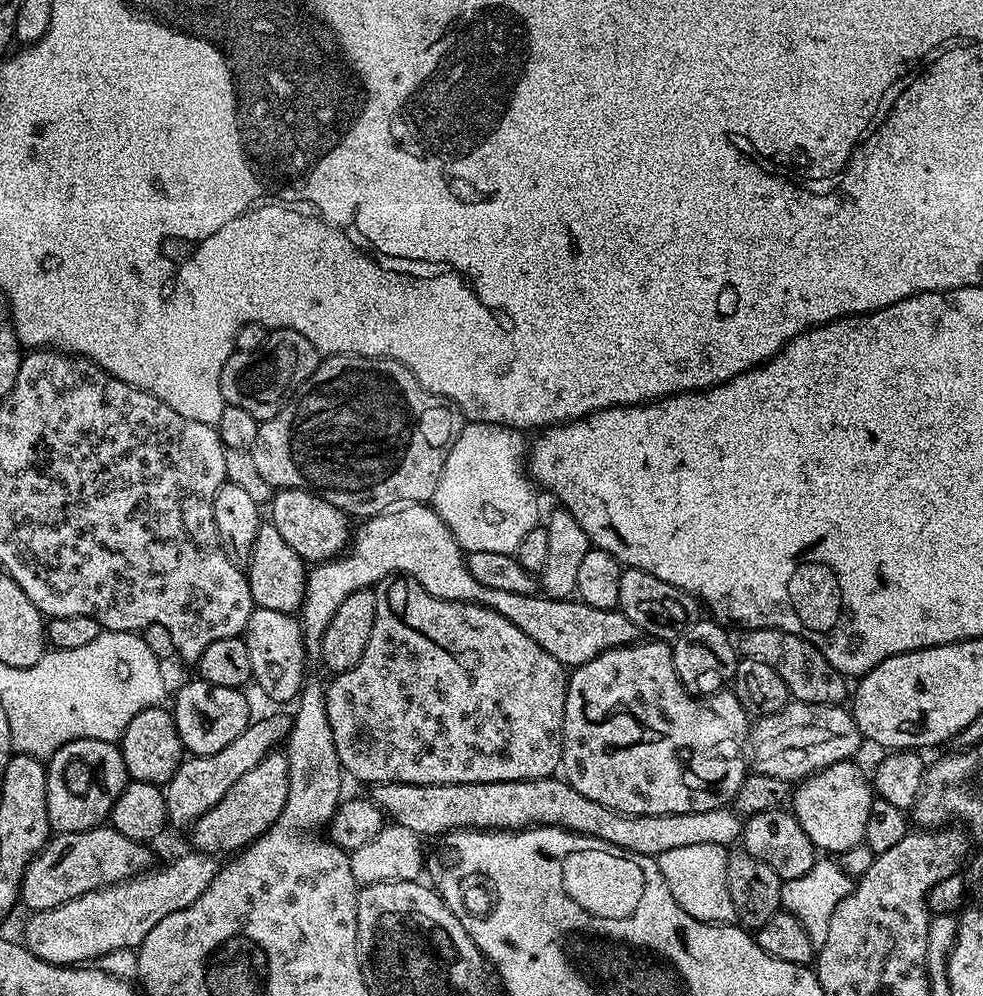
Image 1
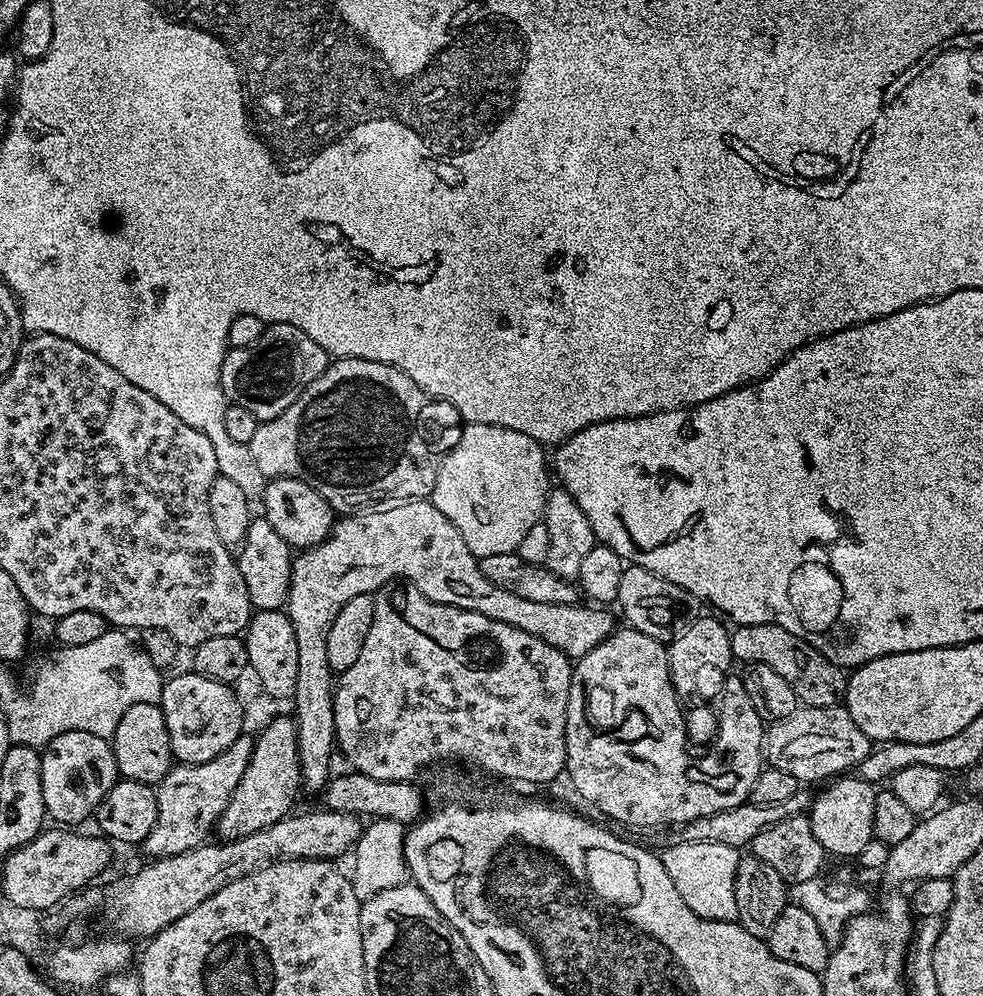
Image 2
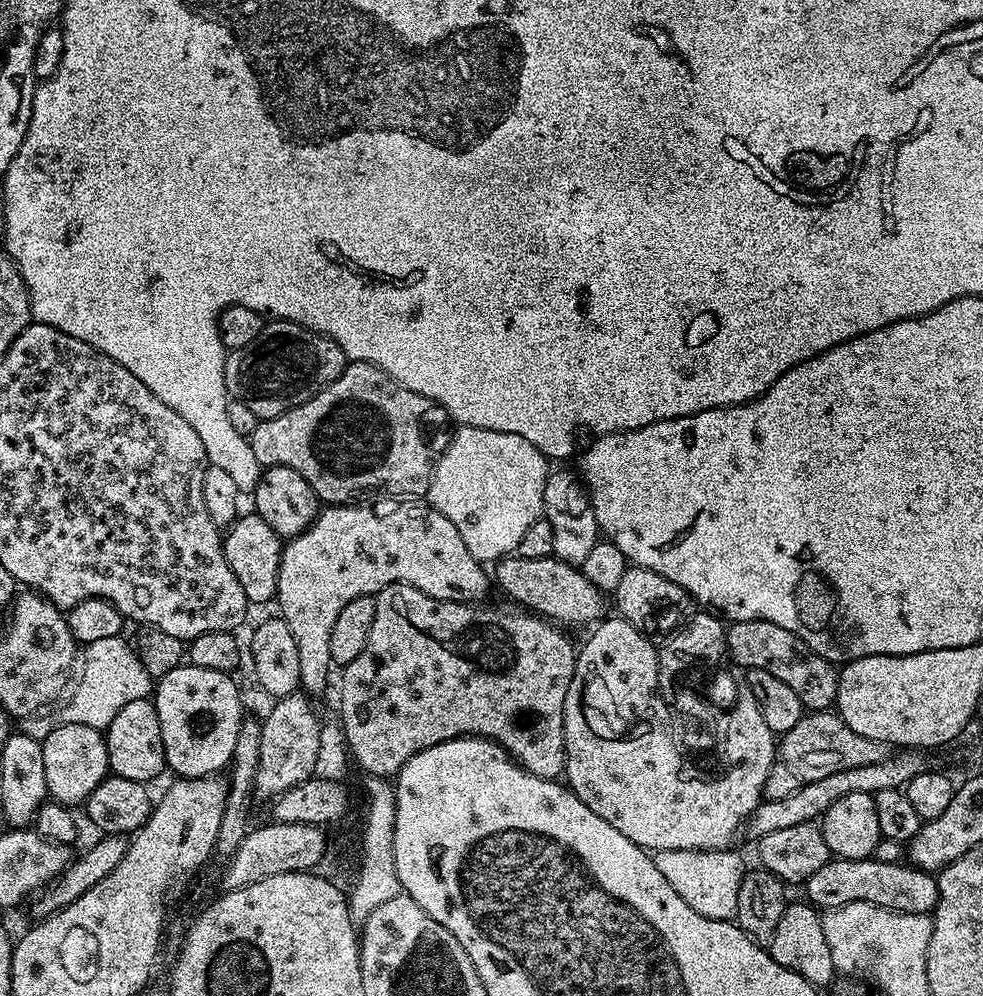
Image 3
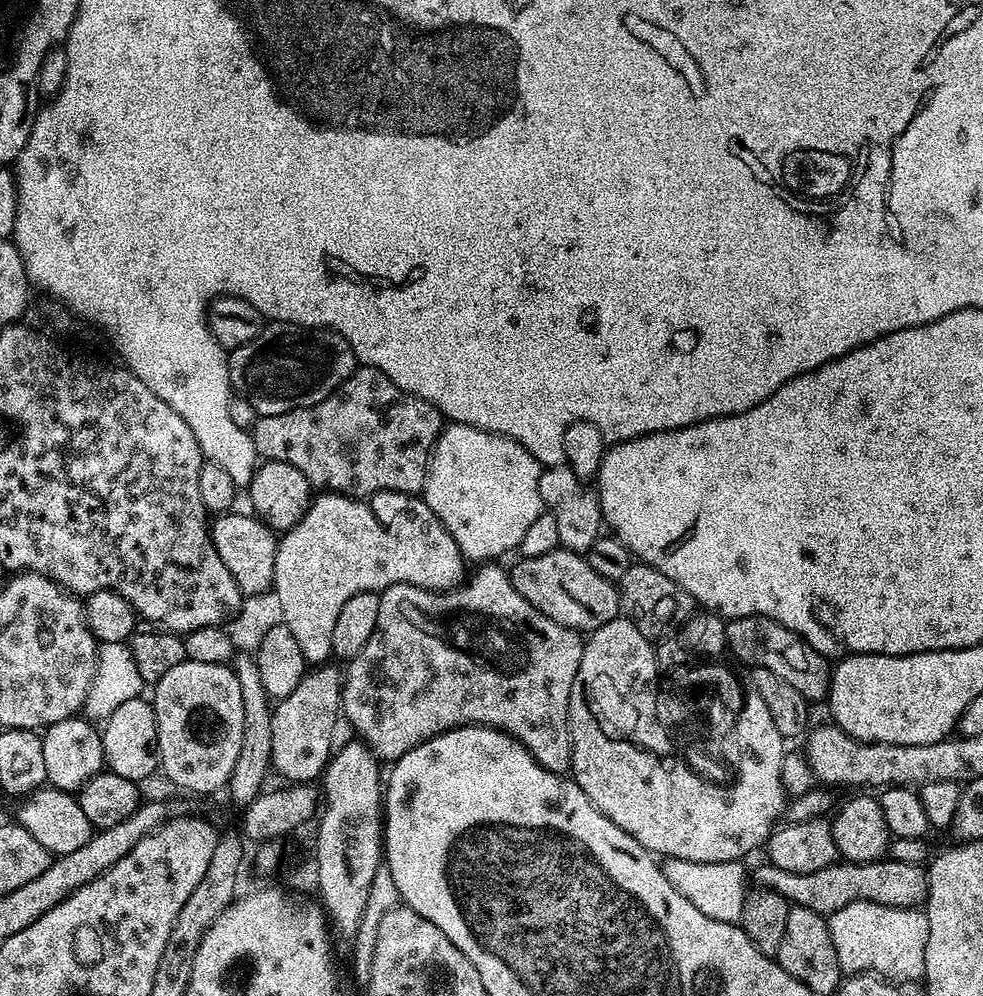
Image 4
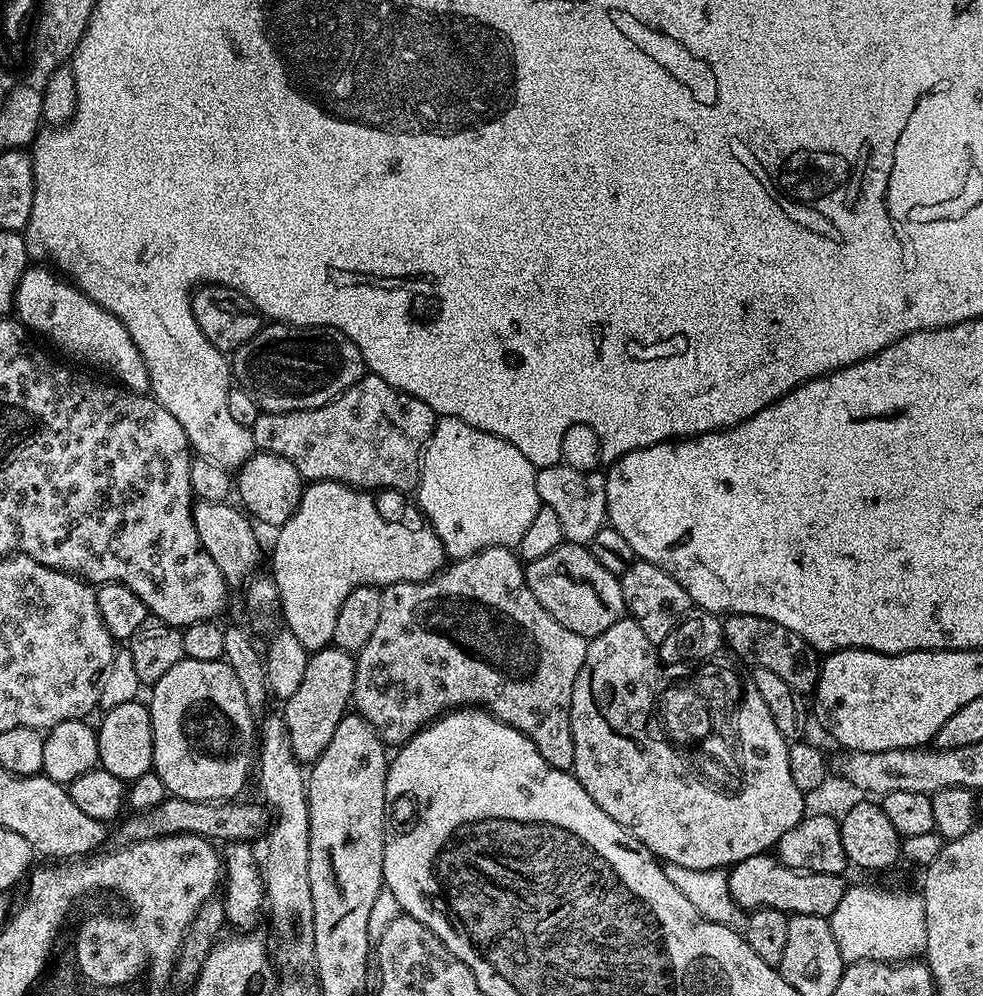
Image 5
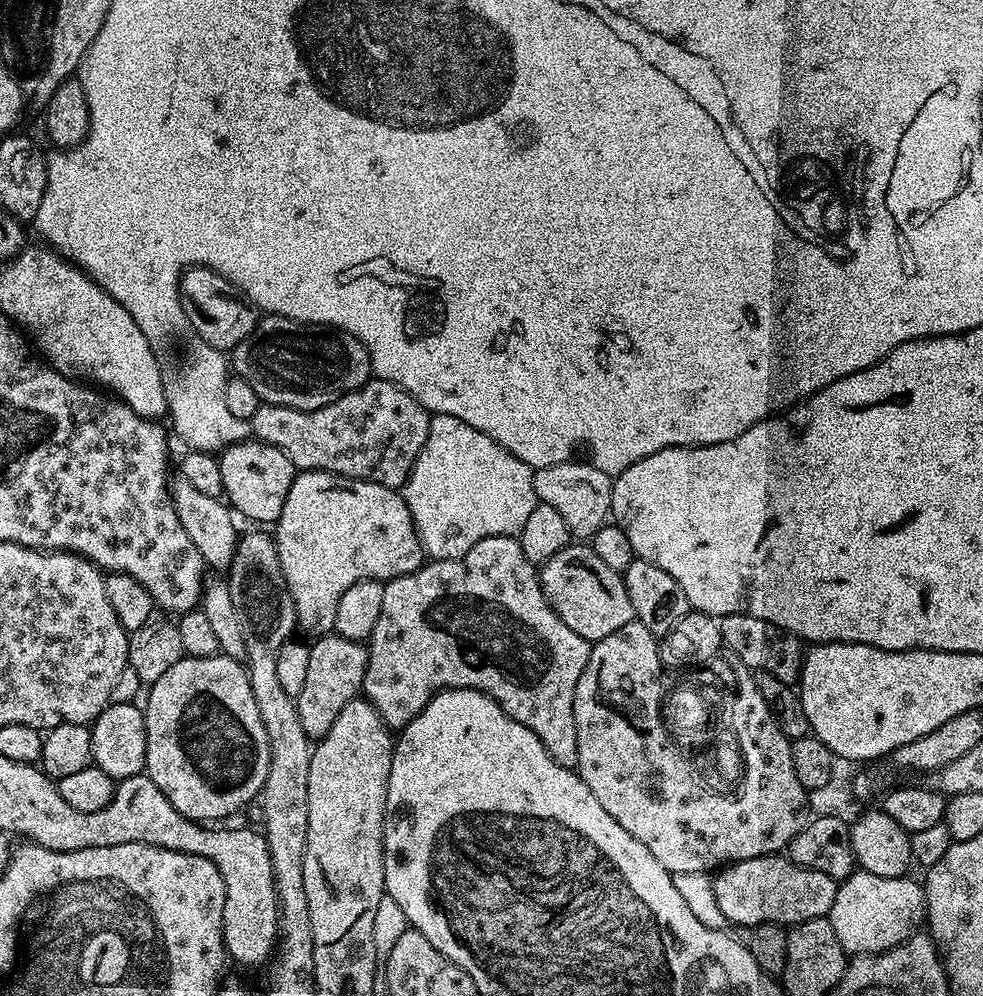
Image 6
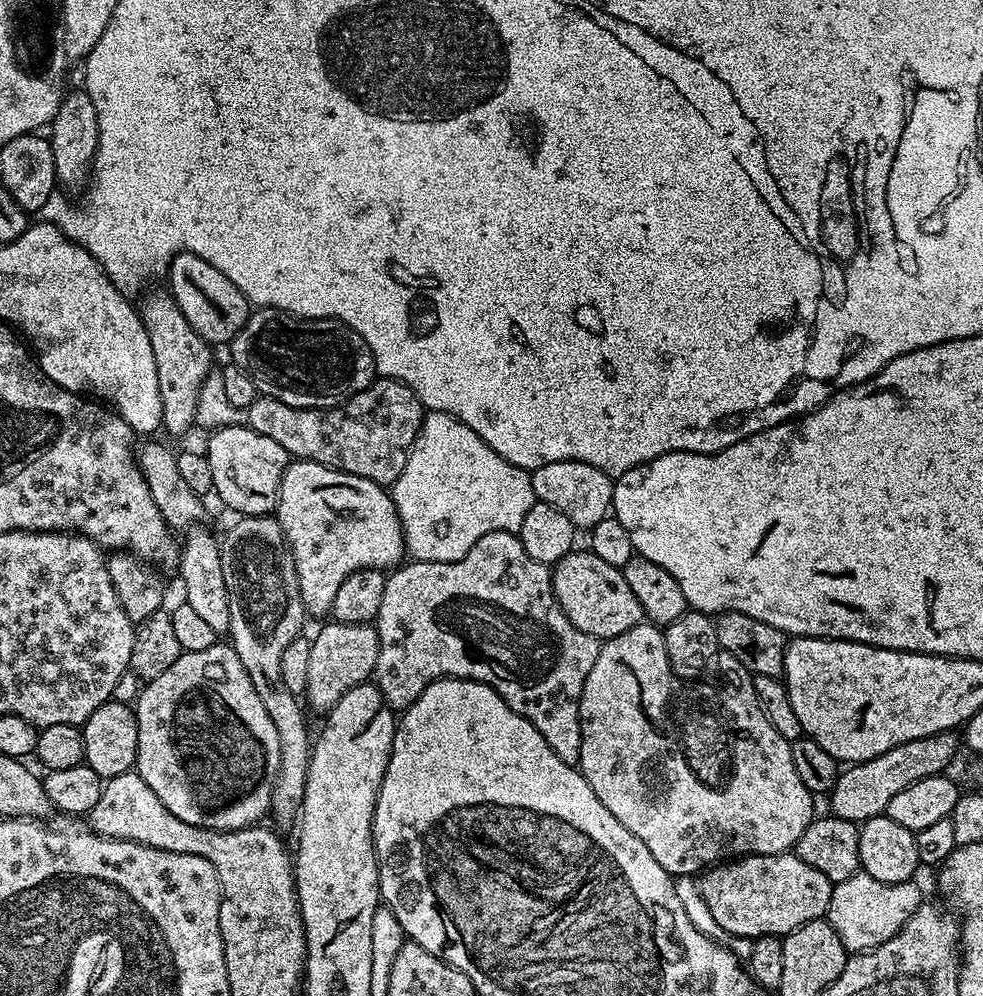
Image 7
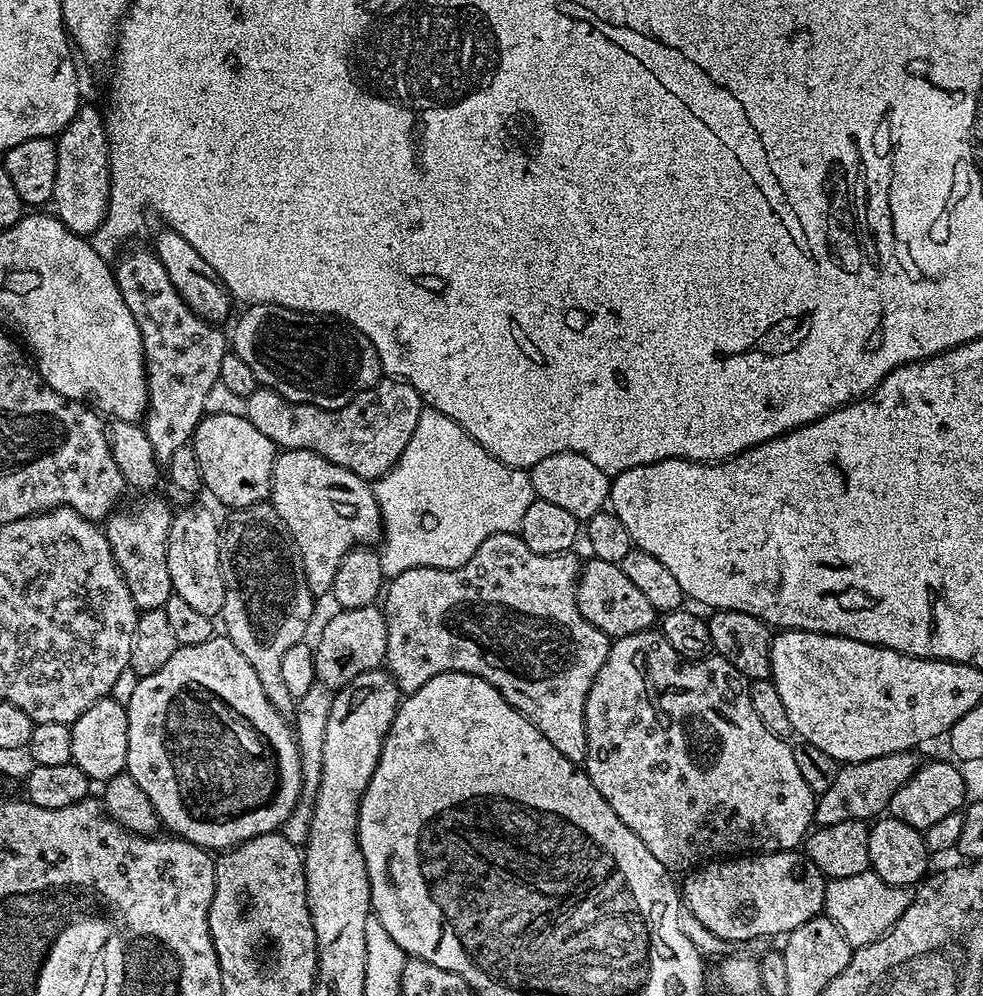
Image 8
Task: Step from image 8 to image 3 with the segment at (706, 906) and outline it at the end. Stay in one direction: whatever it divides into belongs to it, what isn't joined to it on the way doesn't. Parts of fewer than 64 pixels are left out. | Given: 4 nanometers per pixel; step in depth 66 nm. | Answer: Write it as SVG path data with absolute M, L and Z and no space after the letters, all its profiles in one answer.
M829 858L826 866L818 870L806 881L807 899L817 909L841 908L850 902L870 902L892 912L905 912L927 916L935 913L936 903L940 901L940 891L936 885L937 877L923 868L901 862L878 862L874 859L841 860Z

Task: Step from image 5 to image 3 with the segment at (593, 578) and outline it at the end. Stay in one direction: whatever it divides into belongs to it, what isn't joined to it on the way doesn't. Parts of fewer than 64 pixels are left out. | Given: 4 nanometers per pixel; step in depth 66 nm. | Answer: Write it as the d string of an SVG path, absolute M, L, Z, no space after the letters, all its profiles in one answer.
M513 554L495 561L494 568L496 568L496 576L494 572L495 587L497 584L516 603L513 605L519 606L529 613L541 618L549 618L562 626L568 626L564 624L588 624L587 626L592 626L605 615L605 593L600 592L598 586L594 586L594 582L590 582L590 578L586 578L584 571L575 564L568 564L565 560L557 560L553 555L546 558L522 558Z

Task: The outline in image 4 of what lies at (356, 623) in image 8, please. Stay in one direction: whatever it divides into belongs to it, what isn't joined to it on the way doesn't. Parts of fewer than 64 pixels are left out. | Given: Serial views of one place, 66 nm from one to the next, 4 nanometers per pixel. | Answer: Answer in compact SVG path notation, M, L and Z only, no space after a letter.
M331 663L321 664L305 671L302 682L286 698L282 698L272 709L270 722L270 746L272 768L288 782L312 782L327 768L334 751L332 731L336 719L342 716L344 681L341 669L332 668Z

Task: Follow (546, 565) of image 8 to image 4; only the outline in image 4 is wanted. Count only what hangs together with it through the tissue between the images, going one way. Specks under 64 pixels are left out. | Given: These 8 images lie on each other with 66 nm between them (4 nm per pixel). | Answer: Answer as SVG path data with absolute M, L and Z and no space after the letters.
M484 562L476 573L469 575L458 588L446 592L431 592L409 584L395 584L380 593L378 602L378 626L374 634L370 634L370 642L362 646L362 650L353 660L347 661L343 673L344 694L342 697L342 716L352 723L357 737L362 738L377 760L381 762L398 762L407 756L412 748L419 748L427 740L435 740L443 732L463 729L465 726L483 726L488 730L499 730L505 737L517 740L520 747L526 749L529 756L536 759L544 771L553 774L564 774L572 766L572 733L568 727L568 707L570 706L570 690L574 686L574 674L578 674L578 662L582 662L584 640L581 633L572 628L554 622L554 618L546 618L542 610L530 606L522 594L514 588L514 582L507 571L499 568L499 563Z

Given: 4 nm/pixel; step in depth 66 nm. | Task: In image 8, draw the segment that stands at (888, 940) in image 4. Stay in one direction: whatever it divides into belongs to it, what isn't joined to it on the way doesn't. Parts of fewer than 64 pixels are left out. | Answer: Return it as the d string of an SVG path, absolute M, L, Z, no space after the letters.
M871 870L862 874L854 874L854 878L838 878L828 880L824 886L823 915L842 930L846 942L853 949L865 948L867 944L874 943L882 938L906 914L906 906L910 906L914 895L911 887L903 884L891 884Z

